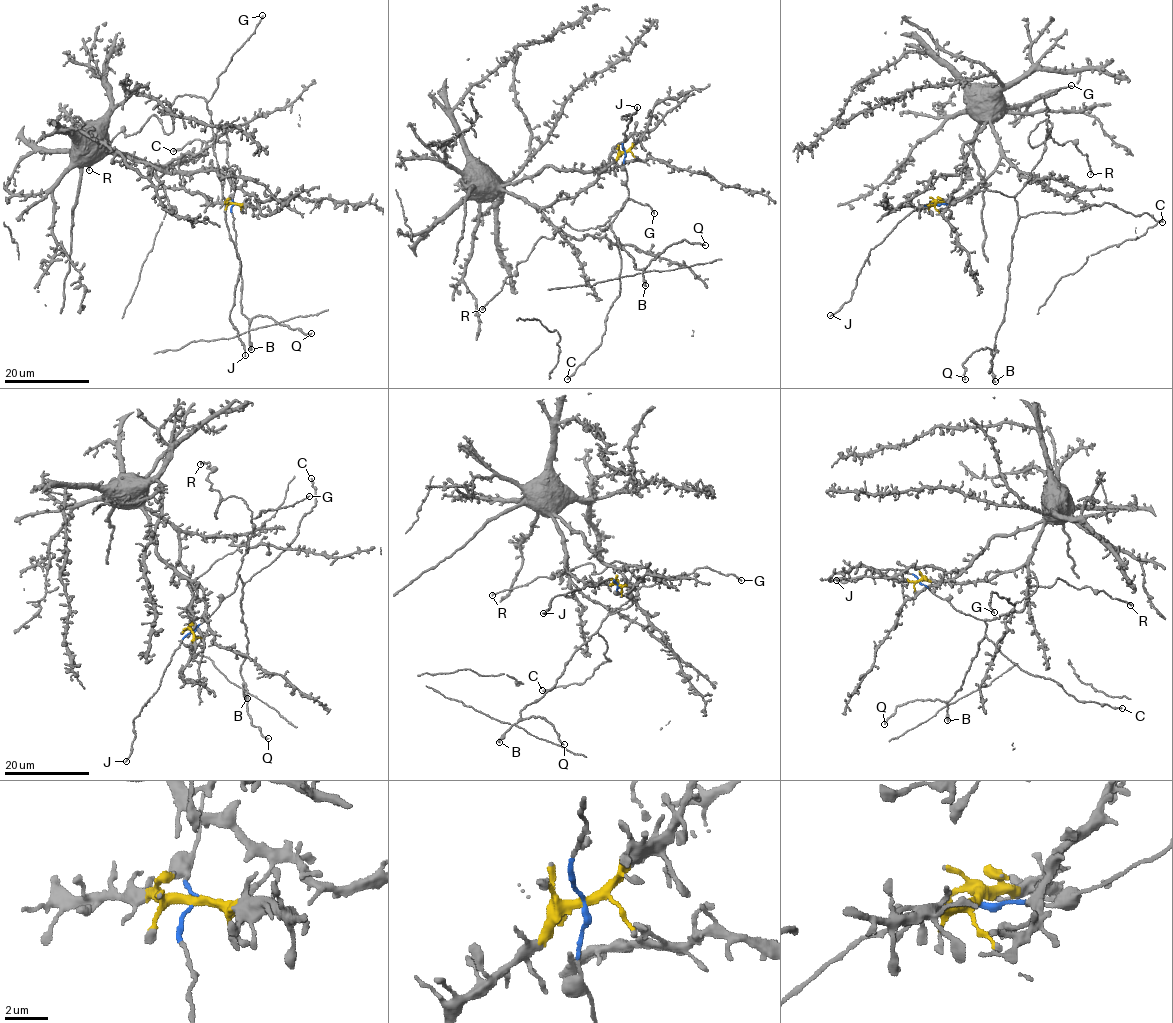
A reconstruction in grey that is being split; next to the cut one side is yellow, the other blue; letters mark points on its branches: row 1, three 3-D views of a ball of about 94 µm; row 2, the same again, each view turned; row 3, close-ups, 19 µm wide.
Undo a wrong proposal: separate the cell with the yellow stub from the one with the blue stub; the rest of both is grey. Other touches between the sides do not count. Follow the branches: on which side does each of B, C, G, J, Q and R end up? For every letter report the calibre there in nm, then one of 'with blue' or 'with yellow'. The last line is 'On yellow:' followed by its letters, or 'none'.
B: 320 nm | with blue
C: 150 nm | with blue
G: 150 nm | with blue
J: 200 nm | with blue
Q: 140 nm | with blue
R: 130 nm | with blue
On yellow: none

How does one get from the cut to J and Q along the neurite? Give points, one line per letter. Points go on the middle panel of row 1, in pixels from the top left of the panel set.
J: (625, 152), (625, 130), (631, 120), (629, 114), (621, 116), (621, 119), (629, 119), (636, 112), (636, 107)
Q: (625, 152), (629, 194), (611, 230), (636, 269), (644, 269), (673, 243), (705, 245)

